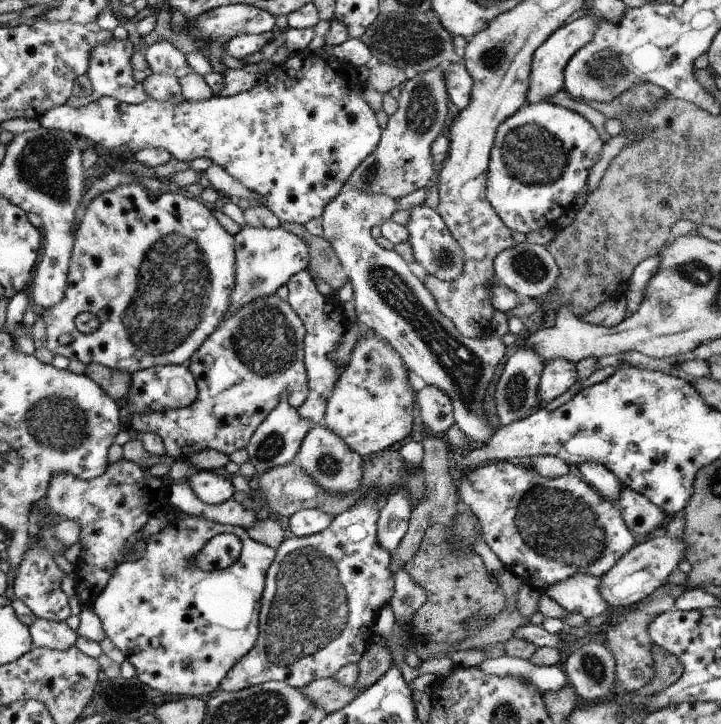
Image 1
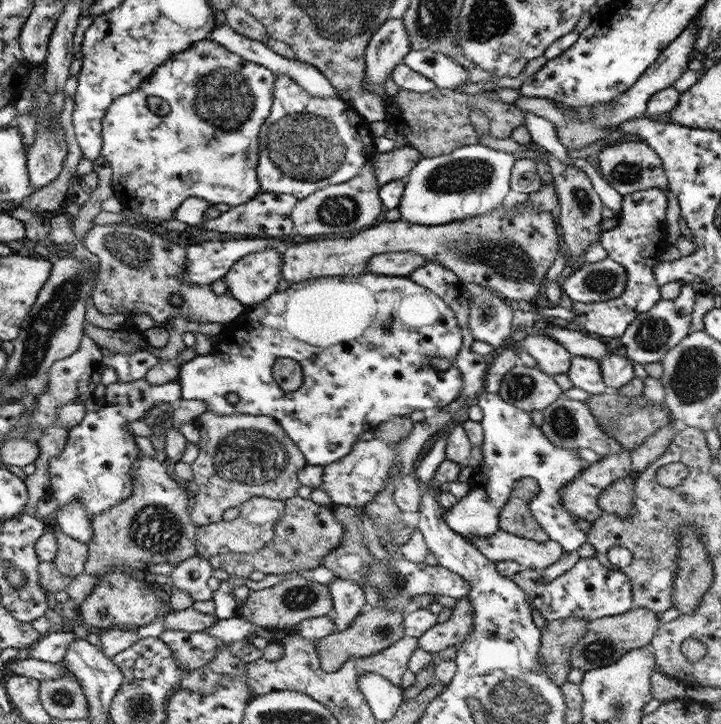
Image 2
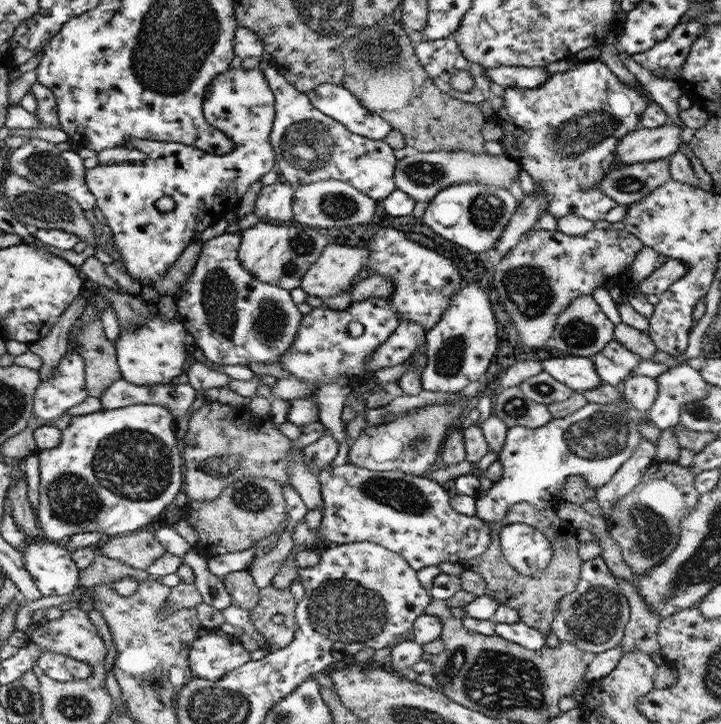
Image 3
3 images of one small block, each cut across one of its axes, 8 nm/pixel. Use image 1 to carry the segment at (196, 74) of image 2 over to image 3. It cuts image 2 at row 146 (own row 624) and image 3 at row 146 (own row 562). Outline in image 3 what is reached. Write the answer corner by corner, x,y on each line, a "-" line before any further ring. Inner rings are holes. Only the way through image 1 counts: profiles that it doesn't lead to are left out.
260,67
252,70
234,68
220,74
216,82
208,88
208,102
203,104
204,119
211,126
222,132
232,143
234,150
230,154
214,155
198,147
187,146
180,142
159,142
154,139
132,138
125,146
144,152
147,159
142,162
124,161
110,163
88,169
87,187
95,194
97,208
114,235
126,271
131,278
141,284
152,286
169,272
169,268
182,256
184,249
191,242
198,241
198,236
208,226
225,220
228,213
235,213
242,196
250,190
254,182
261,180
264,174
275,168
275,148
271,144
271,132
274,129
276,114
275,94
267,81
264,70
-
162,197
174,200
176,206
172,212
160,211
158,202

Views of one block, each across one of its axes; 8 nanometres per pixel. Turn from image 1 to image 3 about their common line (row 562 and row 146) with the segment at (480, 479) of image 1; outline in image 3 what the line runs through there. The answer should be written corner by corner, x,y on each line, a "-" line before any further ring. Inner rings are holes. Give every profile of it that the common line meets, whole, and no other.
600,59
579,62
574,66
574,68
570,68
570,70
552,75
552,78
550,78
548,82
544,82
544,85
538,86
538,88
508,88
505,90
506,92
502,97
504,99
503,107
500,108
498,112
495,112
494,115
494,118
498,120
504,134
504,137
499,143
502,146
502,150
504,150
504,155
507,158
516,161
519,166
522,165
528,174
530,174
530,176
535,180
536,187
540,187
547,194
548,213
550,213
550,215
552,215
556,220
570,214
576,214
592,222
605,220
608,211
616,207
617,203
612,201
612,198
608,198
609,196
604,194
604,191
599,187
599,184
614,167
614,162
612,160
615,159
616,144
620,142
620,138
624,138
624,136
626,136
626,134
630,134
632,130
640,128
640,120
644,110
649,106
649,101
646,100
638,90
629,88
624,84
624,82
620,82
620,80
610,71
610,68
608,68
604,62
600,61

